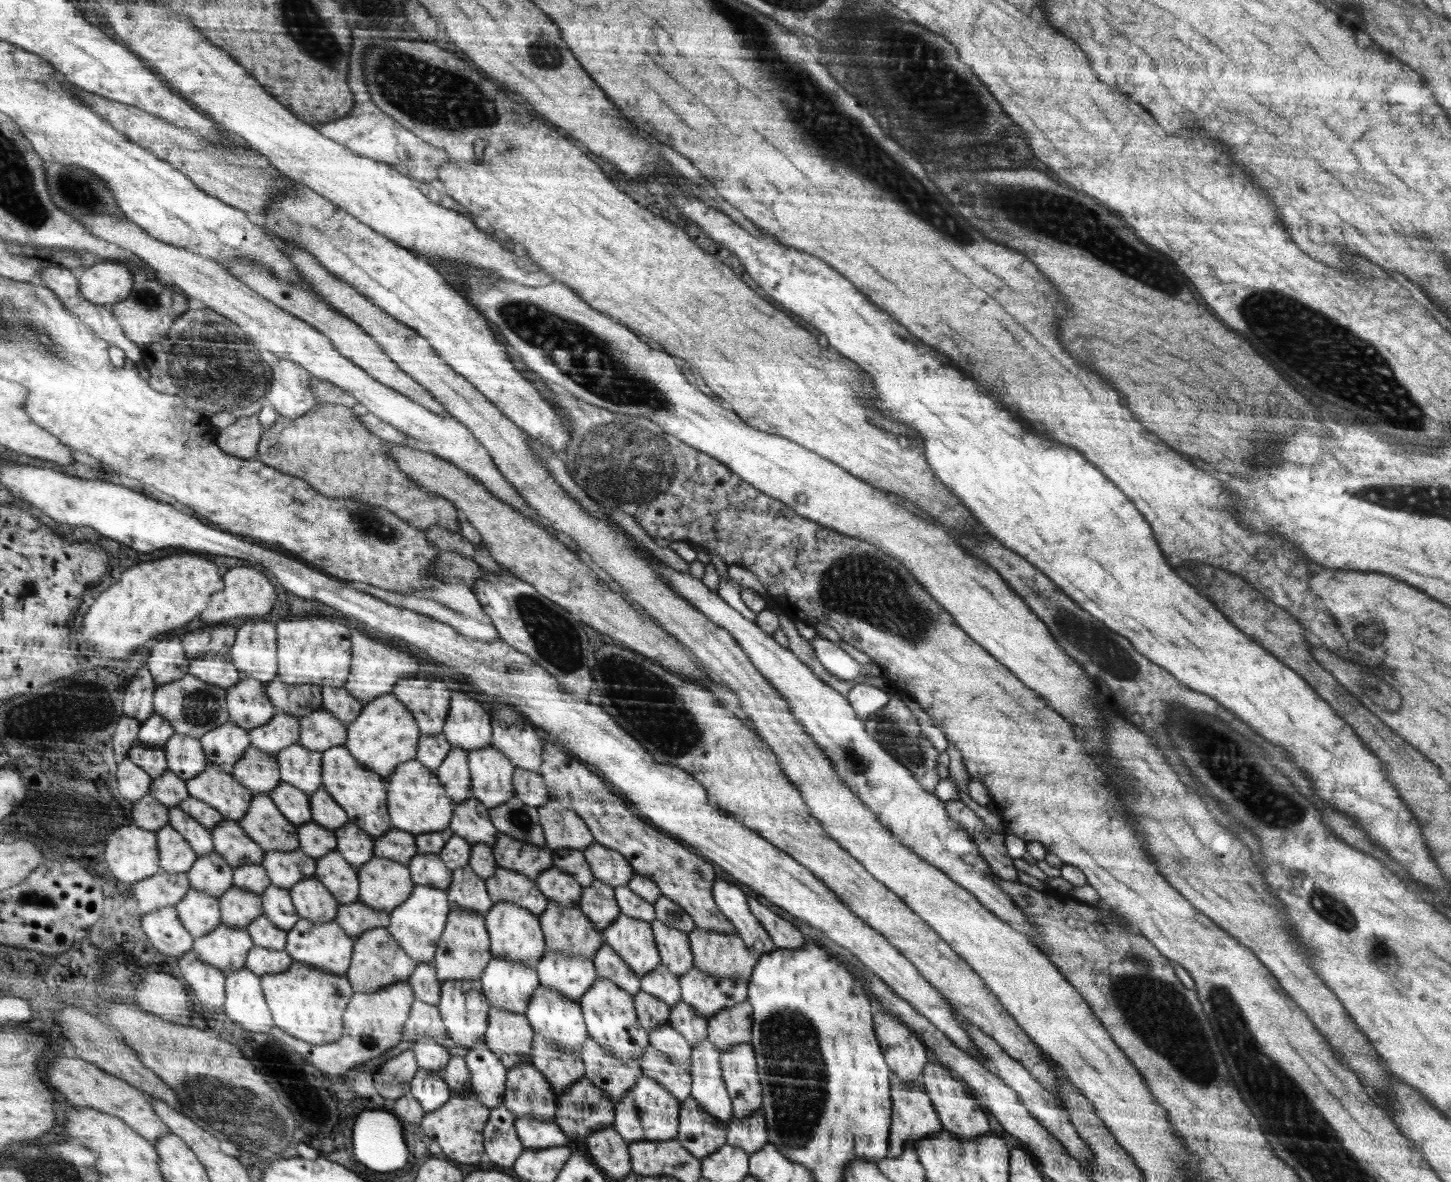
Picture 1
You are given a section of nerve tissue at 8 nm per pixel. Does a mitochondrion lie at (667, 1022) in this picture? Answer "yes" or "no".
no

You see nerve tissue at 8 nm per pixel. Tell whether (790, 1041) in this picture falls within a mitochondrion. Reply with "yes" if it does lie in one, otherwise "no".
yes

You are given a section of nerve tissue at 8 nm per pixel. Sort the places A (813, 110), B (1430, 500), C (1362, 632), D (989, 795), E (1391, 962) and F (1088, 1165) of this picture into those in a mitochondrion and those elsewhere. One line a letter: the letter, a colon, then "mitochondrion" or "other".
A: mitochondrion
B: mitochondrion
C: mitochondrion
D: other
E: mitochondrion
F: other

